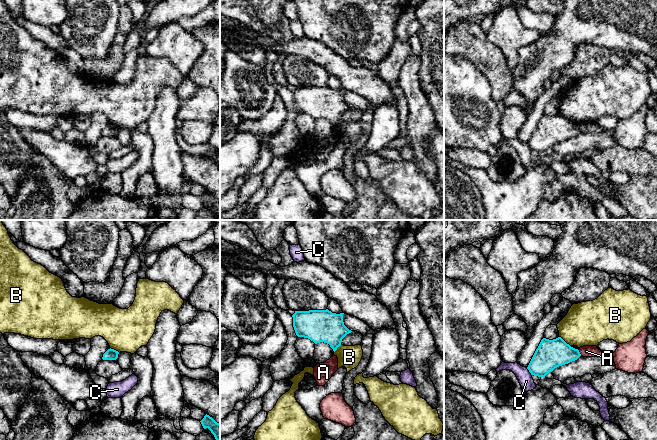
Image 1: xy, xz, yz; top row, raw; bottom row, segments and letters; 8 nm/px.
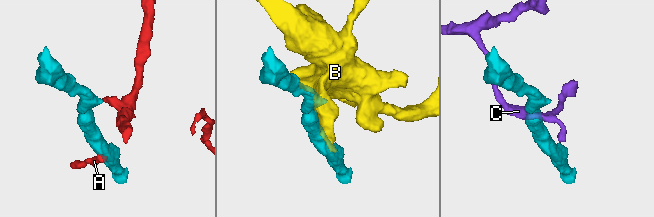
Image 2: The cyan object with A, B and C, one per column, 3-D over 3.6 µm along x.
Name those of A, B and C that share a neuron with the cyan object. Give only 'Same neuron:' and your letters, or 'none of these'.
Same neuron: none of these

